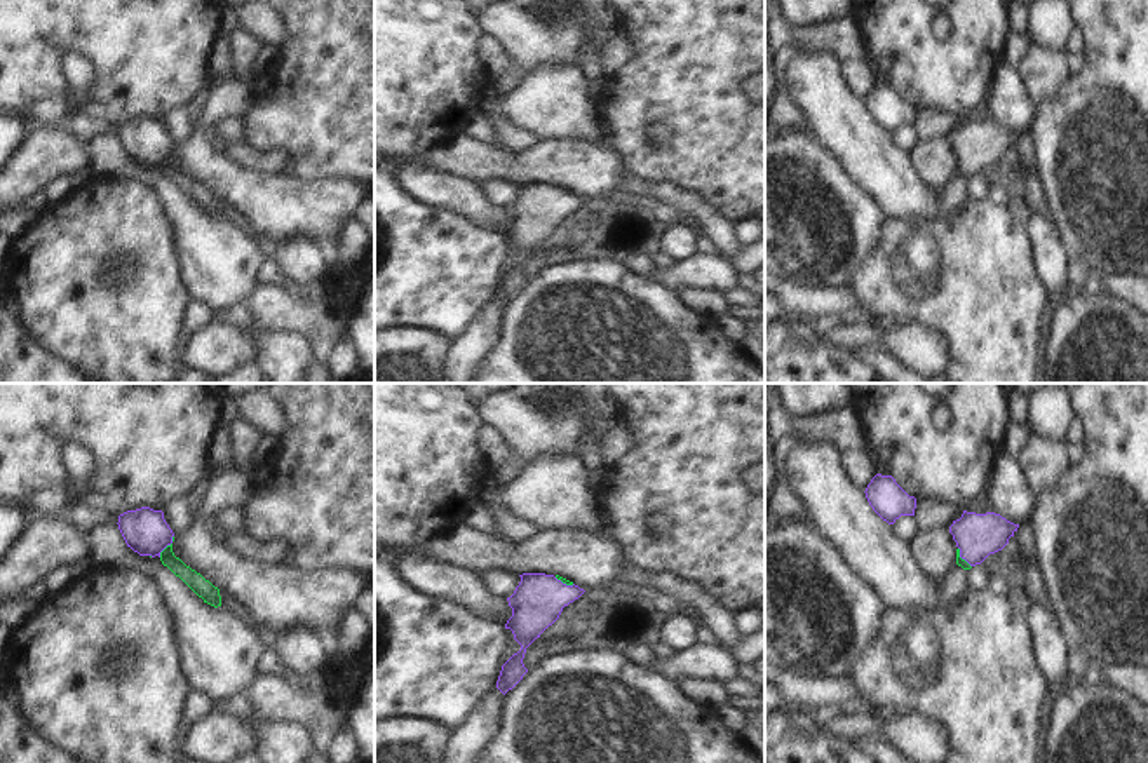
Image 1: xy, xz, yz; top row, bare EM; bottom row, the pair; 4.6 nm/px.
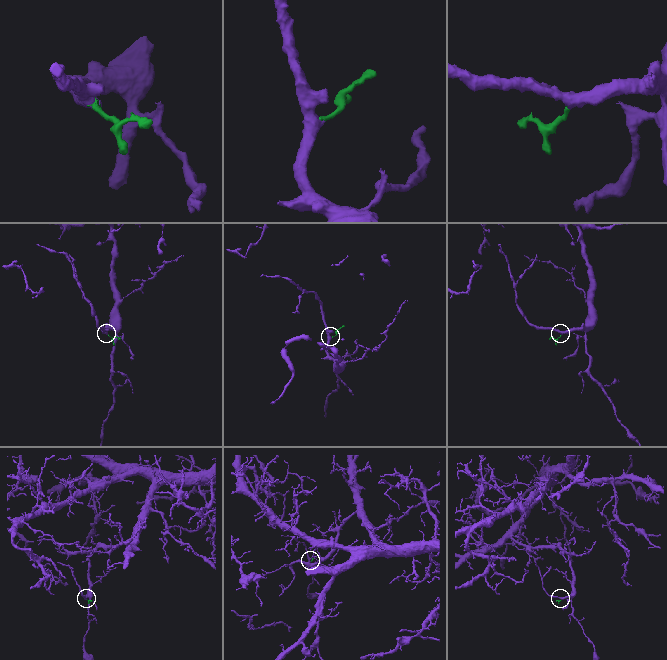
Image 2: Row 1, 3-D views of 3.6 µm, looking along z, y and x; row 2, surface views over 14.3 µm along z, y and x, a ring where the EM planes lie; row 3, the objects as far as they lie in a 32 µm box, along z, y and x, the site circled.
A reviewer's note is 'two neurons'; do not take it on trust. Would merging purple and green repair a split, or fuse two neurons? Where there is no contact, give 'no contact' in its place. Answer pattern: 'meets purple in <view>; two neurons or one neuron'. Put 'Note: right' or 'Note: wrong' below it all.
meets purple in xy; one neuron
Note: wrong

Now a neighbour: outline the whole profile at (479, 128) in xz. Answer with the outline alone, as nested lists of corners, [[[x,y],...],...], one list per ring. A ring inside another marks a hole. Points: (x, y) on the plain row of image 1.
[[[479,113],[479,115],[476,115],[472,118],[467,132],[472,138],[479,139],[479,141],[491,143],[491,145],[495,143],[496,145],[496,141],[493,139],[490,124],[488,124],[488,117],[484,113]]]

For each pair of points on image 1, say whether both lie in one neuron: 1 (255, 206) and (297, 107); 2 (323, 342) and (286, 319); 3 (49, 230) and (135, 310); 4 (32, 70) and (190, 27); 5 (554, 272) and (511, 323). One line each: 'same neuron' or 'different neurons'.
1: different neurons
2: same neuron
3: same neuron
4: same neuron
5: same neuron

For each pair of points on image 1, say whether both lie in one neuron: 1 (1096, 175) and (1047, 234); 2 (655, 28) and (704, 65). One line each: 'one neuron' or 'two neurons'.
1: two neurons
2: one neuron

